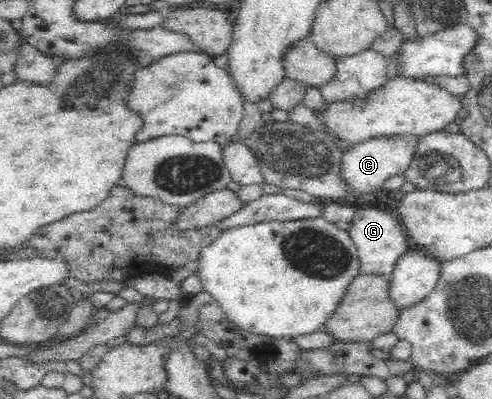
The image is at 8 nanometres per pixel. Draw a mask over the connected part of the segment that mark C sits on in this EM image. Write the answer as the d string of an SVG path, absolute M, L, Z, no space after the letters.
M395 134L395 136L375 136L359 142L348 152L344 153L342 172L344 180L349 181L356 189L354 196L377 192L382 188L383 182L395 175L403 175L405 168L415 159L422 140L420 134Z

